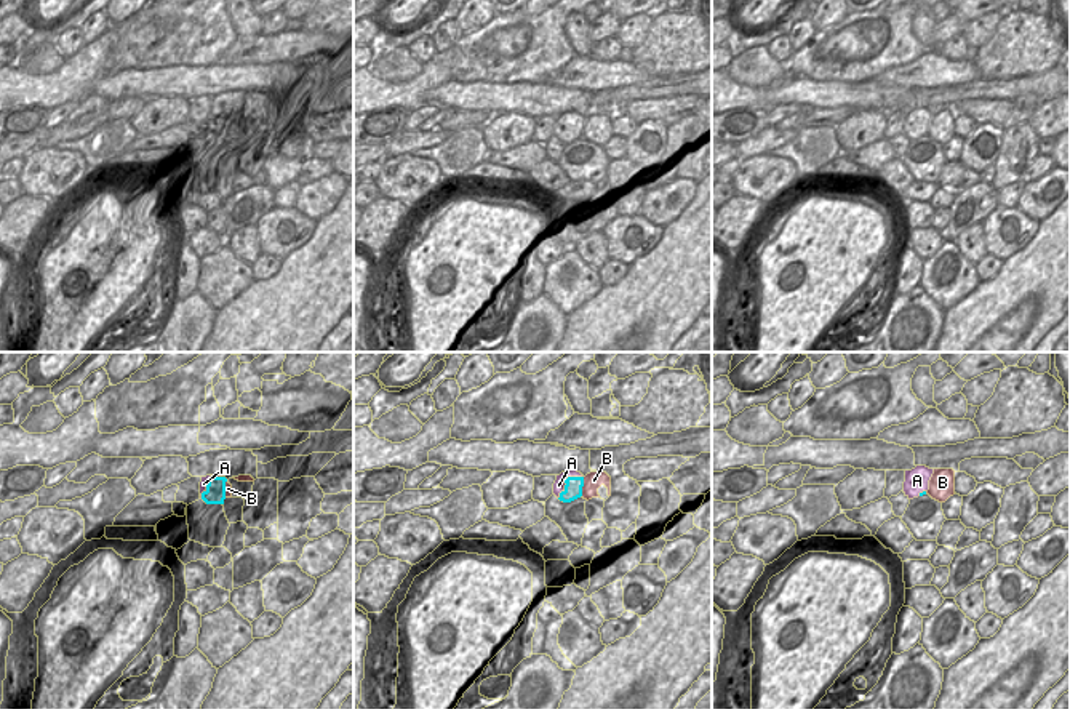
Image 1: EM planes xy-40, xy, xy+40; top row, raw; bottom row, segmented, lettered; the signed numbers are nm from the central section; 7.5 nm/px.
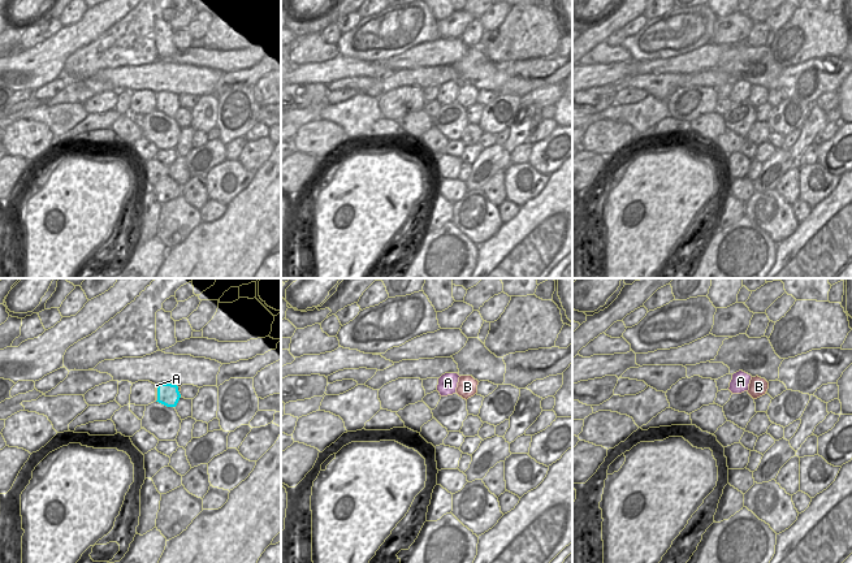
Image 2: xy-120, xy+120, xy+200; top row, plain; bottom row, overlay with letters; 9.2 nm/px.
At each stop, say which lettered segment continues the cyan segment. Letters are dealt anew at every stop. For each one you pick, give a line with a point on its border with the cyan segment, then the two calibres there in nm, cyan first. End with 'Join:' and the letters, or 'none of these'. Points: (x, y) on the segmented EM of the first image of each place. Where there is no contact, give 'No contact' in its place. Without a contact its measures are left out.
B: Touches cyan at xy (582, 485). Thickness 140 nm (cyan) against 140 nm
Join: B

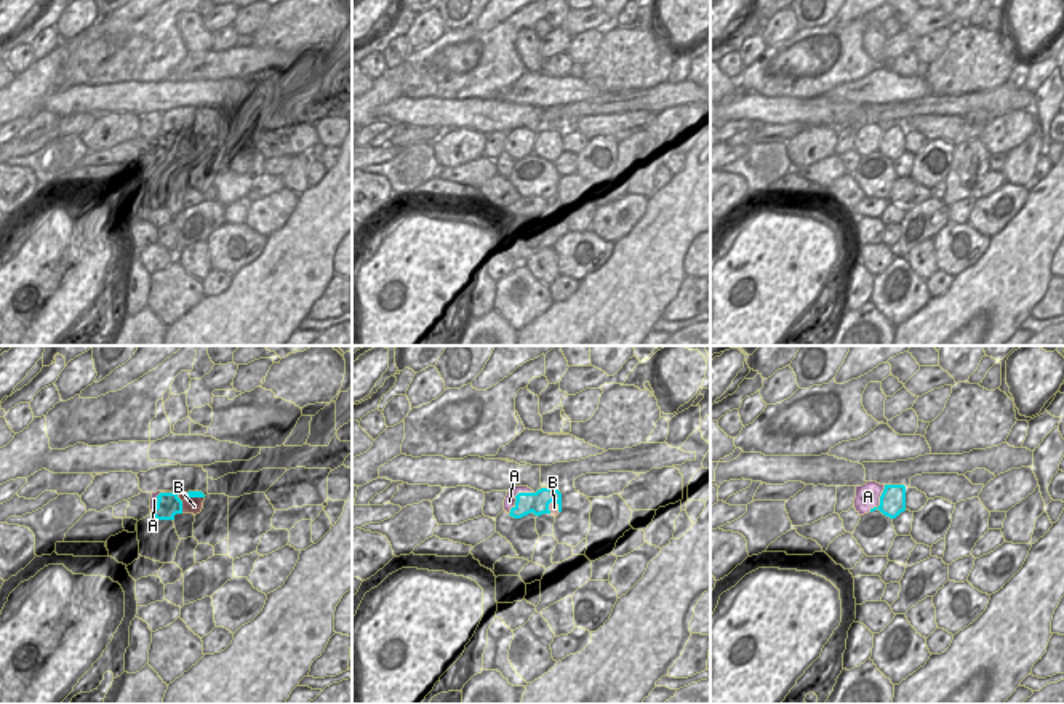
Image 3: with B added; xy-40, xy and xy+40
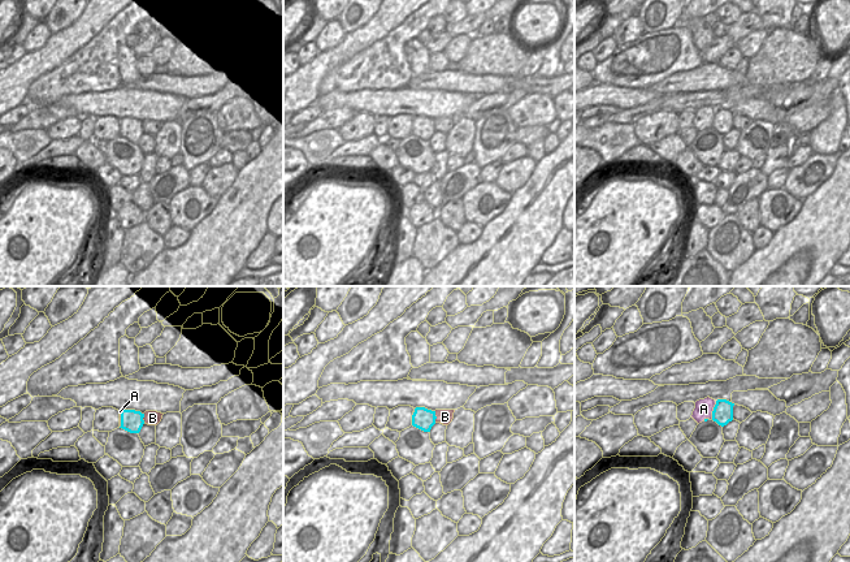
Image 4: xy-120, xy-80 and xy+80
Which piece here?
Join: none of these

